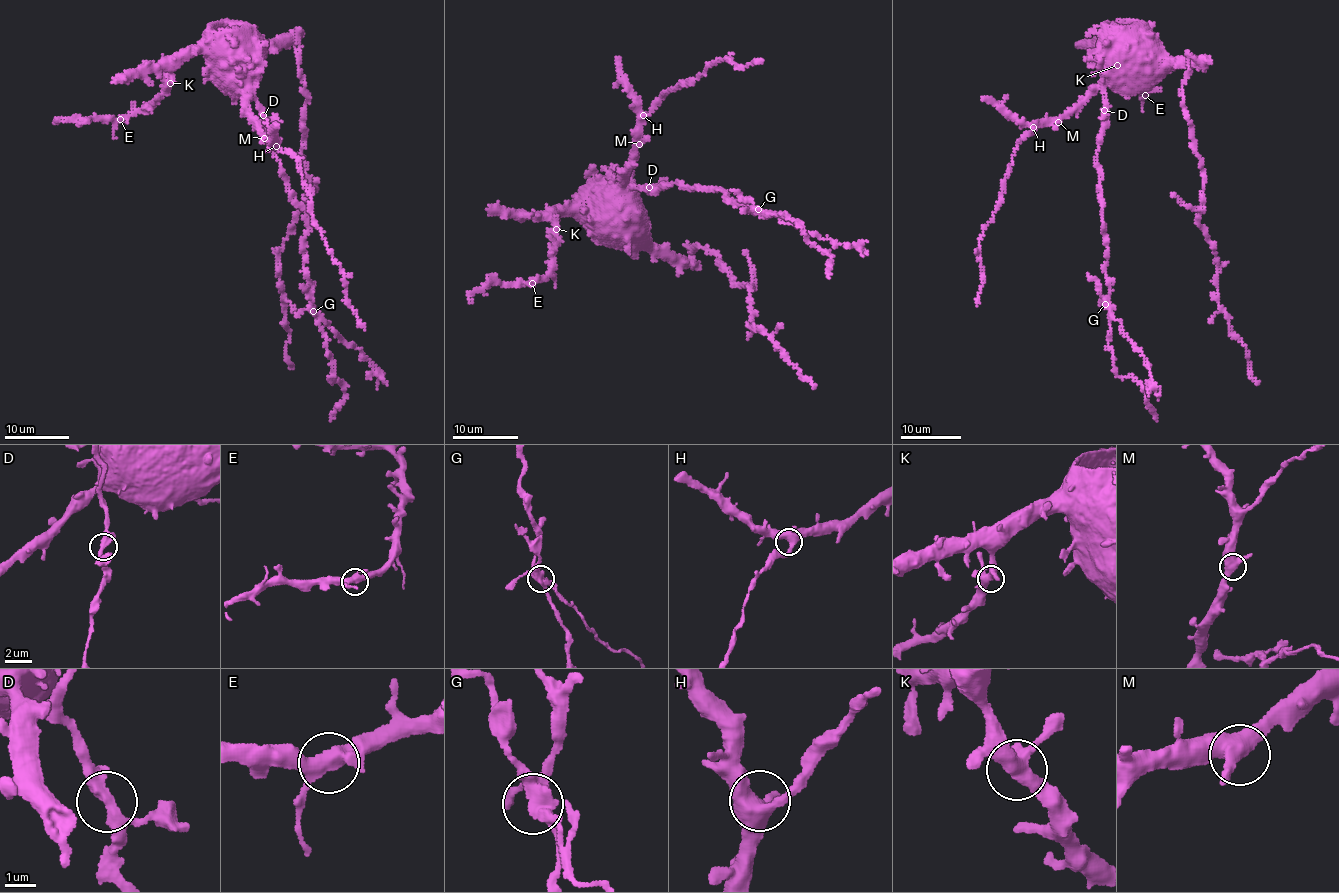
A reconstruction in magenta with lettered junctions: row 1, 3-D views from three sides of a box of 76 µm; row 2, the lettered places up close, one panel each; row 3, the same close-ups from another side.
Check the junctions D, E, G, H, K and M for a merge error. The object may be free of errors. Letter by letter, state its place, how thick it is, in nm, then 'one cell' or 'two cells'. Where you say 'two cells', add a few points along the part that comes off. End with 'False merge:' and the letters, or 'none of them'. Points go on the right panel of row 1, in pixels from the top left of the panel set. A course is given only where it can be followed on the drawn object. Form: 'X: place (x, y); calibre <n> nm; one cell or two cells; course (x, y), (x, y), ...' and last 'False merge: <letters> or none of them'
D: place (1104, 110); calibre 360 nm; one cell
E: place (1145, 95); calibre 400 nm; one cell
G: place (1105, 304); calibre 400 nm; two cells; course (1105, 305), (1145, 358), (1159, 400)
H: place (1033, 127); calibre 550 nm; one cell
K: place (1117, 65); calibre 440 nm; one cell
M: place (1058, 122); calibre 460 nm; one cell
False merge: G

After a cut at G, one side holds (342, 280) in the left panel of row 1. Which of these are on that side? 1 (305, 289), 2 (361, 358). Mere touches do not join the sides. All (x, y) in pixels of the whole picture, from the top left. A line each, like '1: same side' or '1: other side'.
1: other side
2: other side

